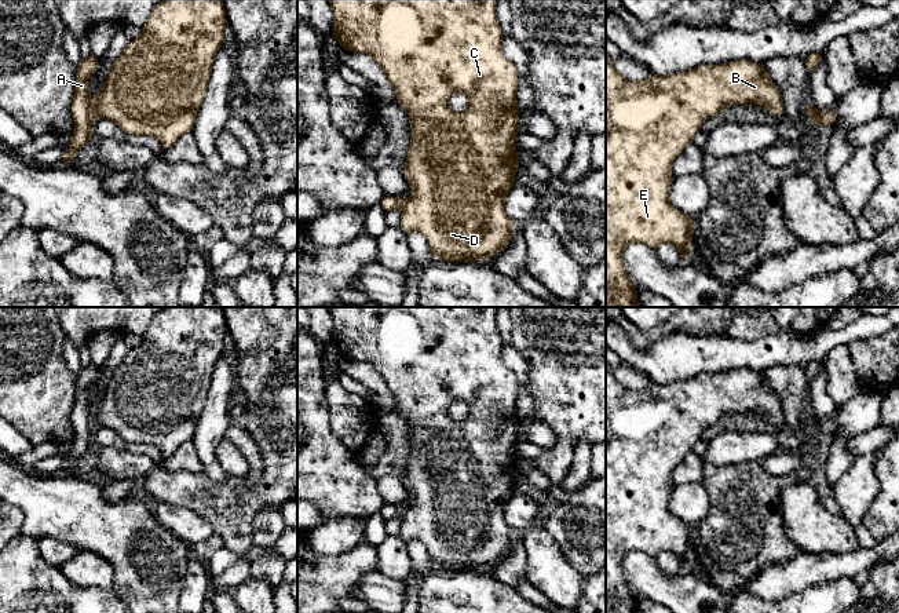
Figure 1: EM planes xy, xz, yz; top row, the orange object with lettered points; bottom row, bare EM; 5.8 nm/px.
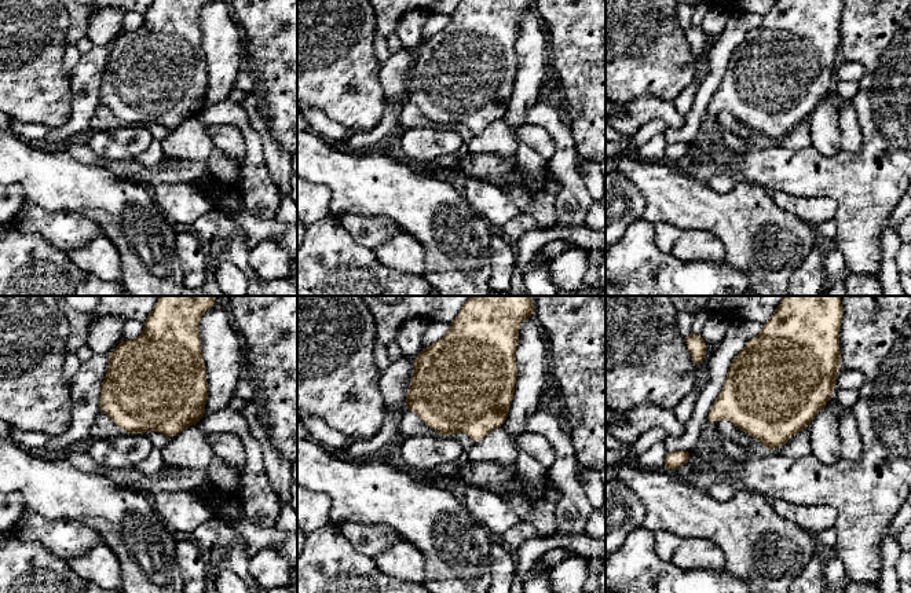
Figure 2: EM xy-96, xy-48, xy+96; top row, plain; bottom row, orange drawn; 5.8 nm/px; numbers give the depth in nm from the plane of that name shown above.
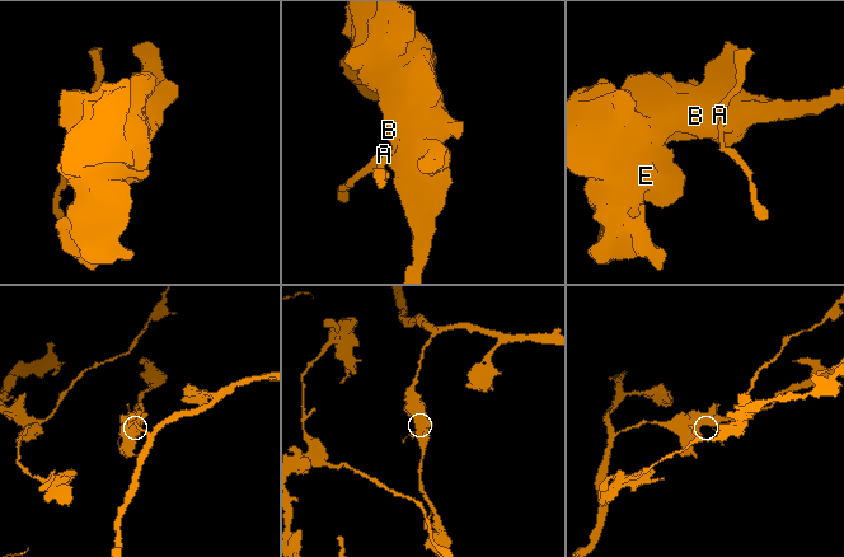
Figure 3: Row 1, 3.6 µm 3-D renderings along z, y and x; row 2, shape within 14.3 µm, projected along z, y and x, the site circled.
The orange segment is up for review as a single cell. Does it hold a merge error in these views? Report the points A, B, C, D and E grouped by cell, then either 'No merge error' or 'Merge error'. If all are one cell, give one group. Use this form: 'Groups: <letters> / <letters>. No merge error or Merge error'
Groups: A / B C D E. Merge error

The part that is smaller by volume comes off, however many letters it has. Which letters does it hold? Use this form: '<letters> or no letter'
A

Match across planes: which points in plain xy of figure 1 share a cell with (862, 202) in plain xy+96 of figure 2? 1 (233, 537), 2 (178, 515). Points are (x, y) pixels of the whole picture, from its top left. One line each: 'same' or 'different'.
1: same
2: different

